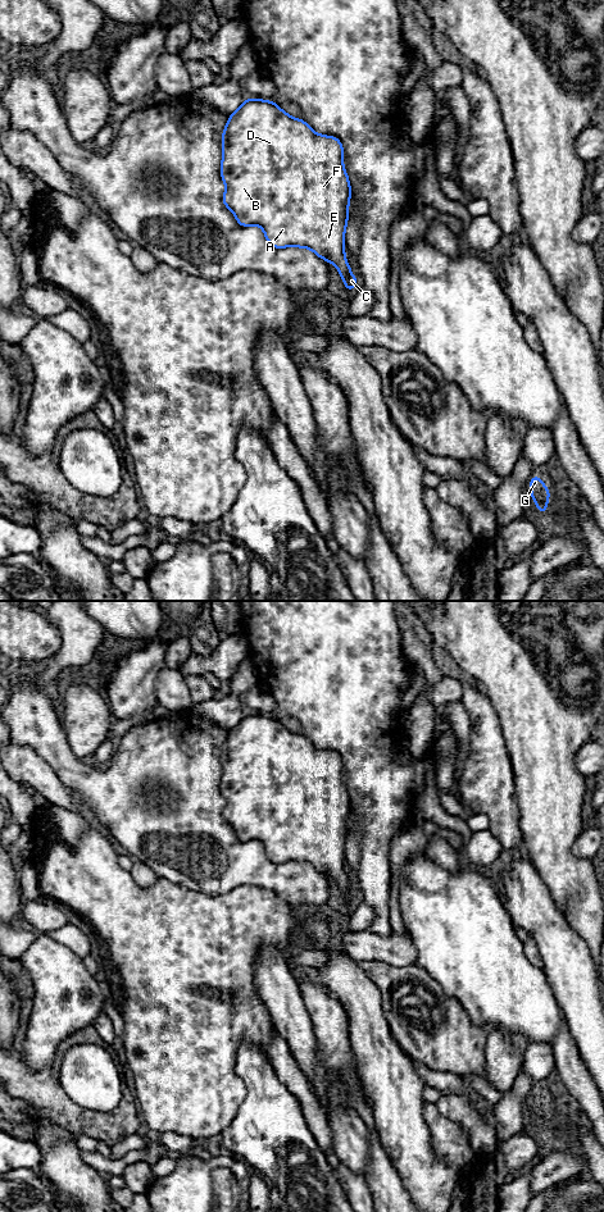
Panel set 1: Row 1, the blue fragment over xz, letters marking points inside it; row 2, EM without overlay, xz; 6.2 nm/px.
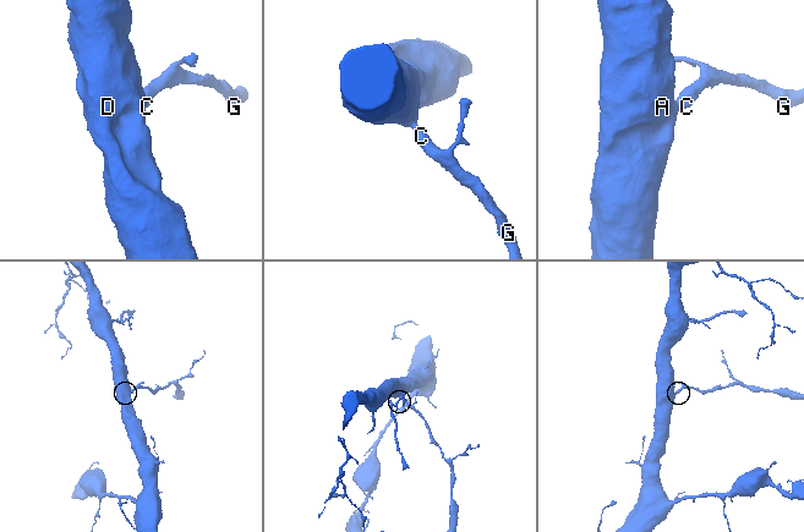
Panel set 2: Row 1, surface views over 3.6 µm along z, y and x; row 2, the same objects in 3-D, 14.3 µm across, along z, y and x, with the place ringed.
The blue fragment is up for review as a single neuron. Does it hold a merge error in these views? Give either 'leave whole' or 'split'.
leave whole

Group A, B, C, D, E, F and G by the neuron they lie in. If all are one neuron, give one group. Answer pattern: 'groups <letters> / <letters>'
groups A B C D E F G

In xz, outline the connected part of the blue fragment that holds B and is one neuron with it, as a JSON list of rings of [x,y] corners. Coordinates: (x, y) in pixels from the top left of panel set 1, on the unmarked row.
[[[245,714],[242,720],[228,730],[222,747],[221,793],[226,799],[222,816],[233,828],[239,840],[260,842],[274,864],[312,865],[321,874],[336,880],[348,906],[357,902],[359,896],[345,874],[351,802],[344,783],[344,762],[337,752],[315,748],[306,737],[292,733],[273,716]]]

